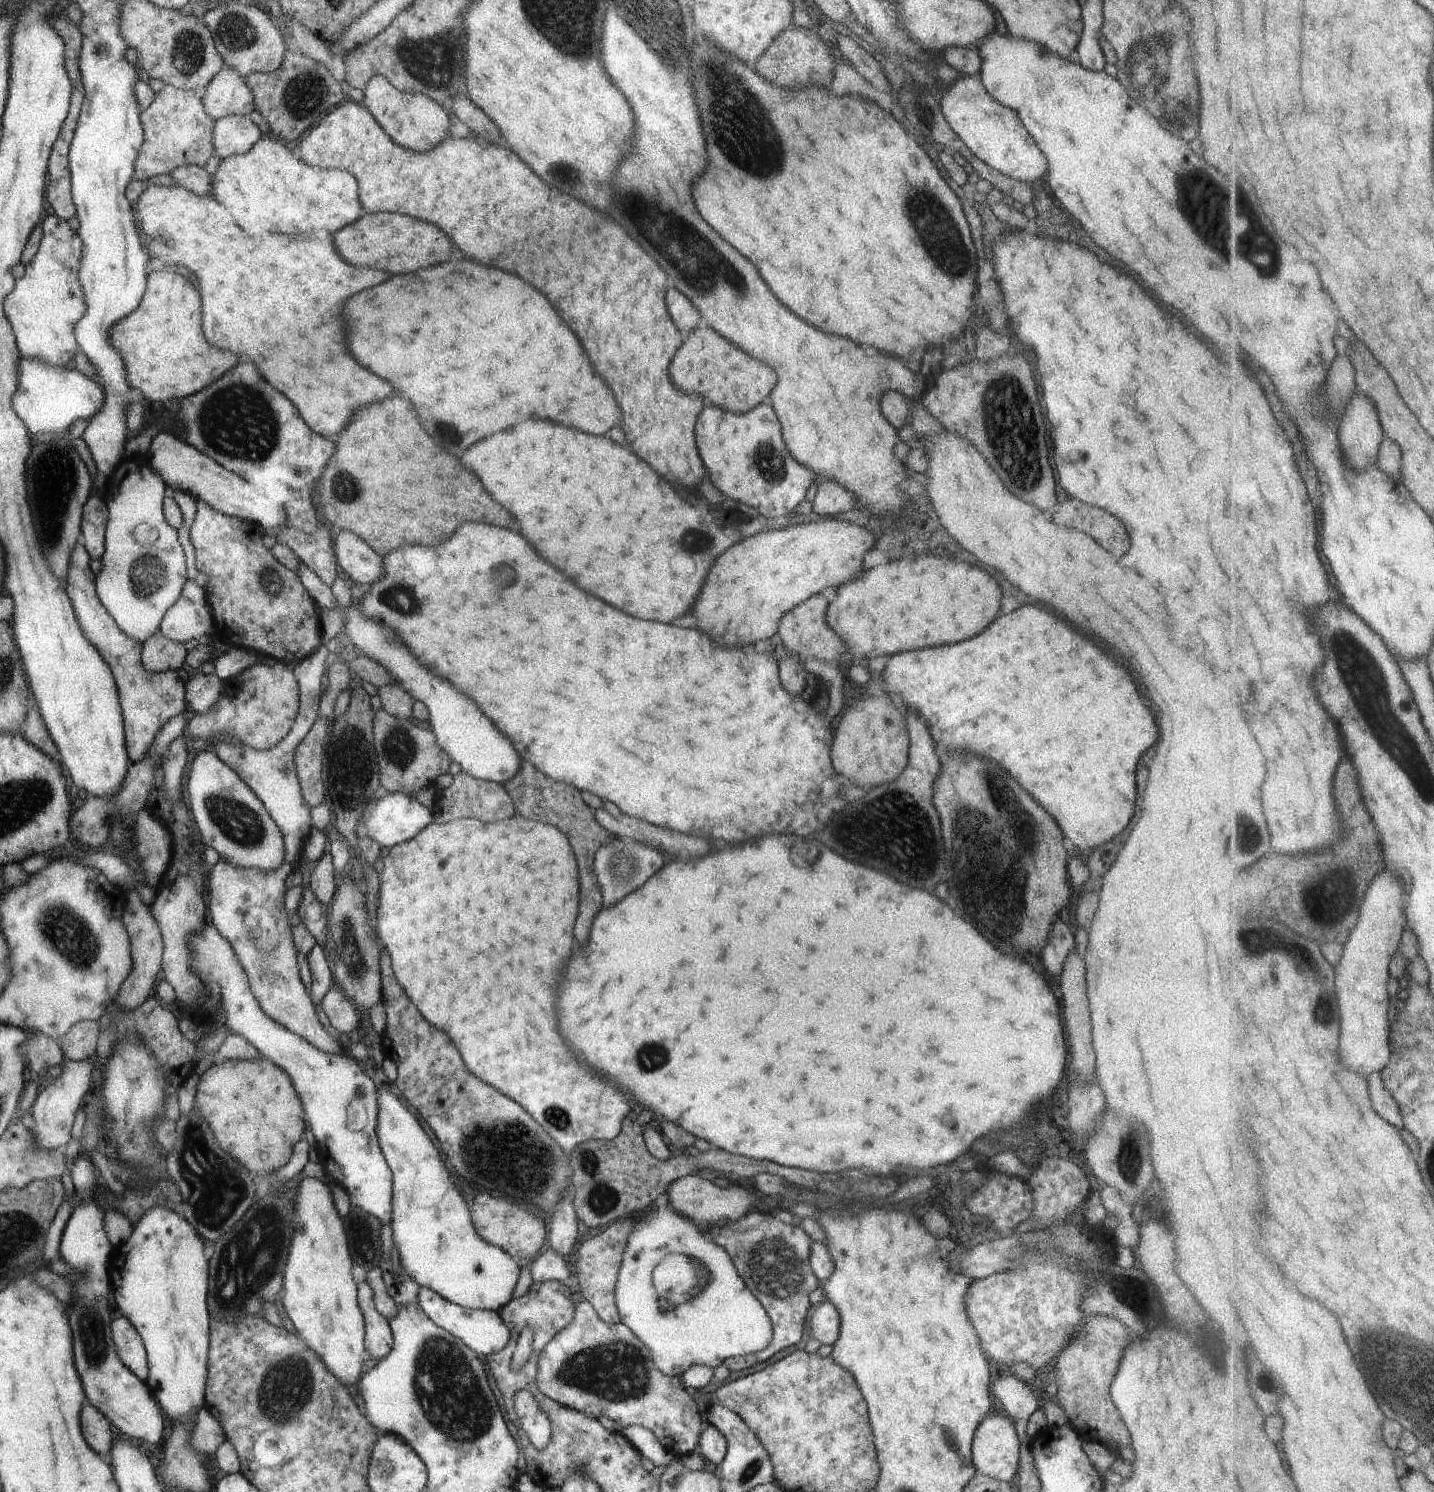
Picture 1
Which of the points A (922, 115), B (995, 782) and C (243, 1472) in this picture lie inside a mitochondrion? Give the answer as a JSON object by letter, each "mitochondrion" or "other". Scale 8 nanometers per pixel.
{"A":"mitochondrion","B":"mitochondrion","C":"other"}

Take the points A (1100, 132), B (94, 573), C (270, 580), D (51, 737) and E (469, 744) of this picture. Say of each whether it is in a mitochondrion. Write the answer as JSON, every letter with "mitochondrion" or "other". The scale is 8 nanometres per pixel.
{"A":"other","B":"other","C":"mitochondrion","D":"other","E":"other"}

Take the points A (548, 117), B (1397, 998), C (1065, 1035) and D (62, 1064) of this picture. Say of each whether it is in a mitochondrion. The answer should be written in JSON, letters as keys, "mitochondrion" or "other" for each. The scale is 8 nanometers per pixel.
{"A":"other","B":"other","C":"other","D":"other"}

